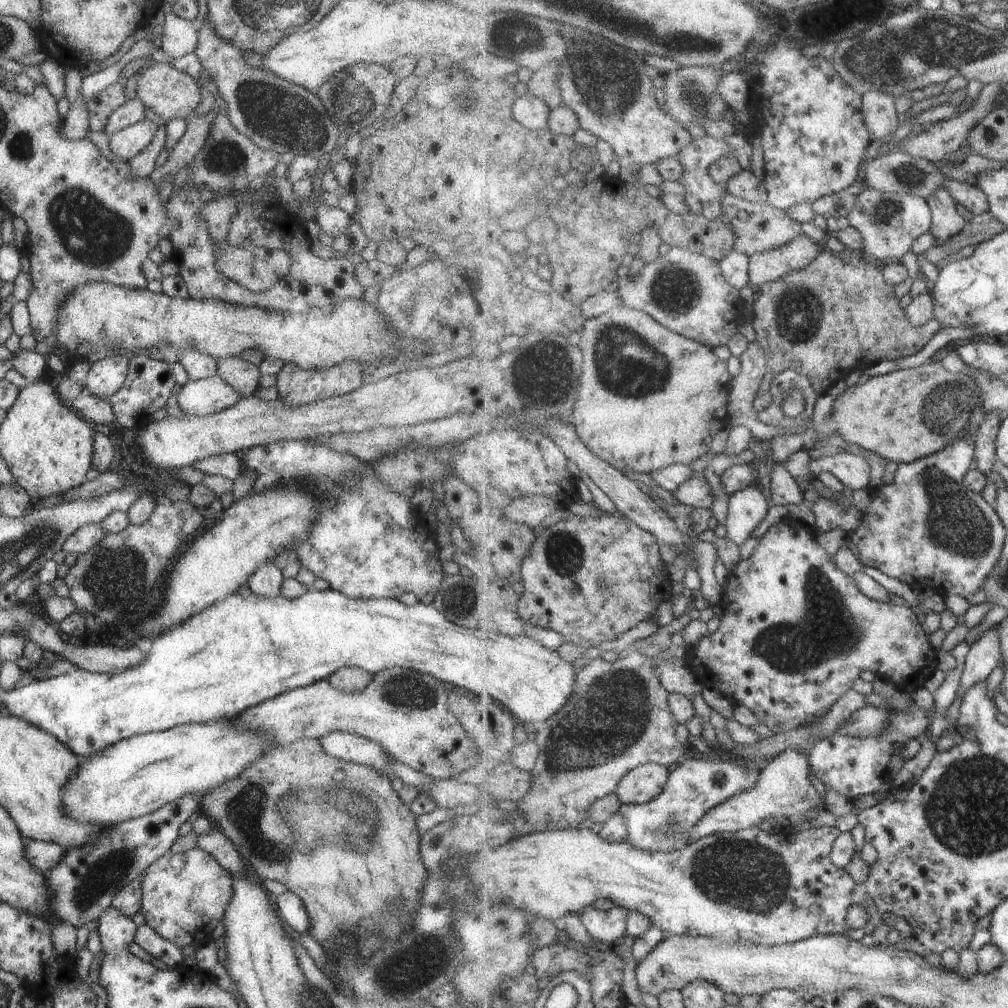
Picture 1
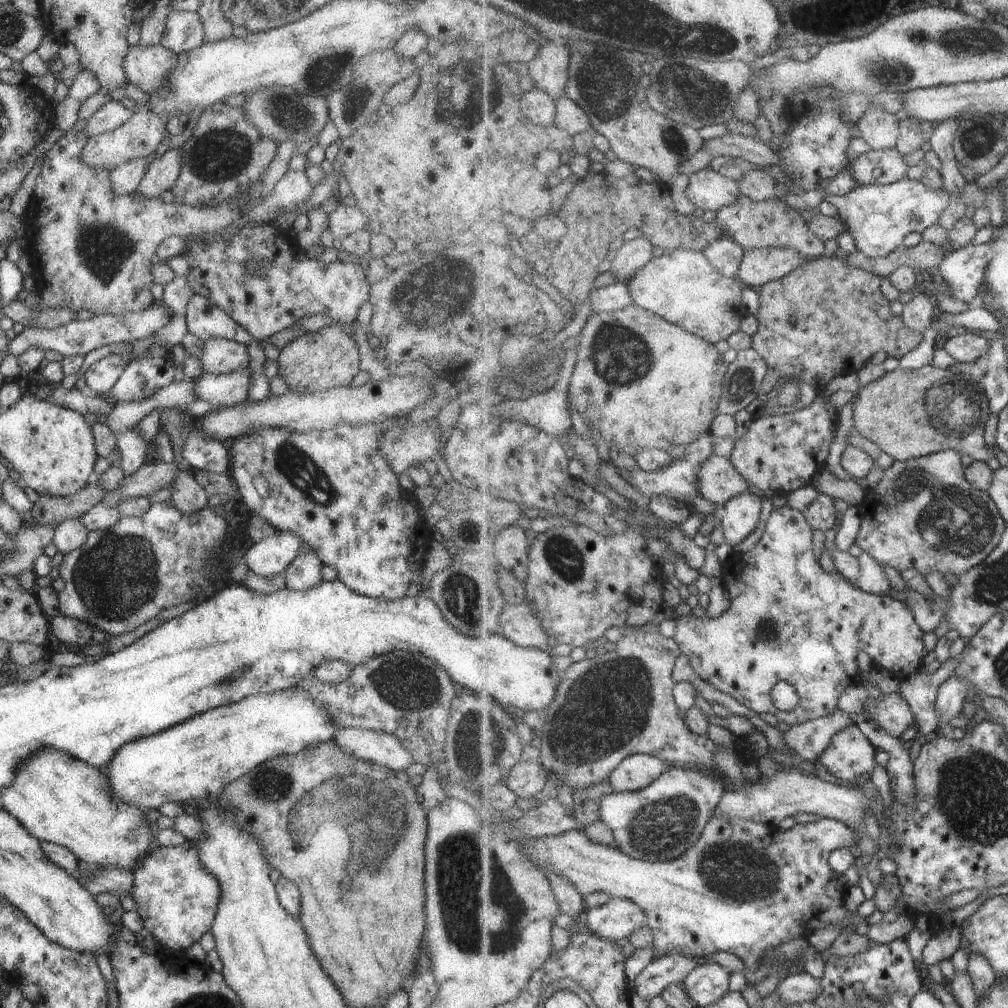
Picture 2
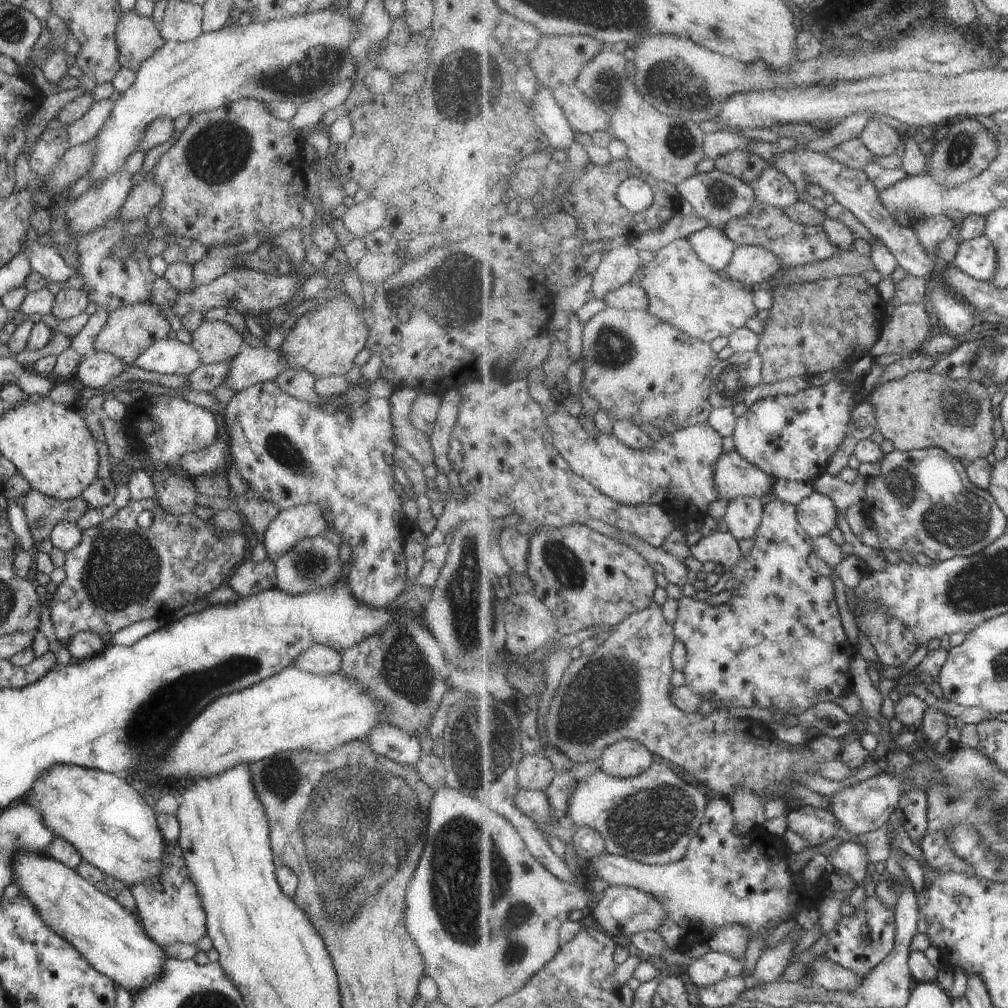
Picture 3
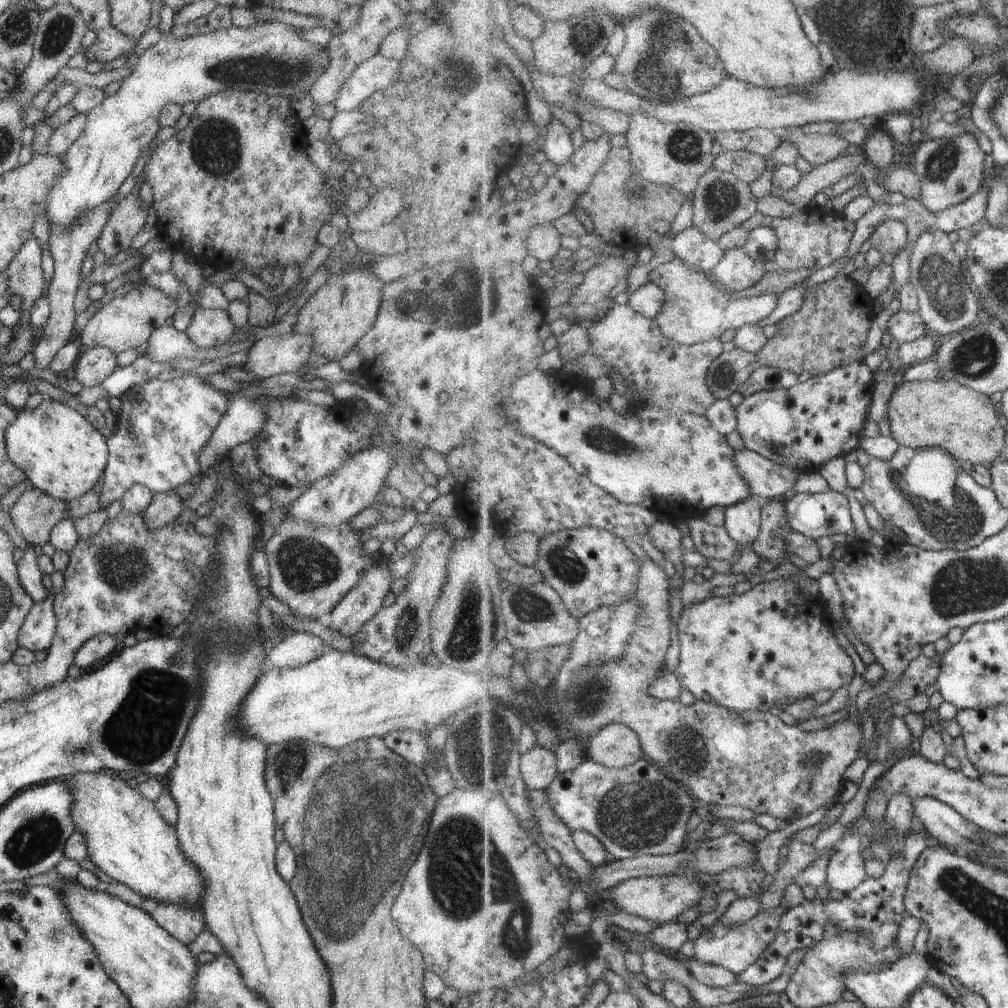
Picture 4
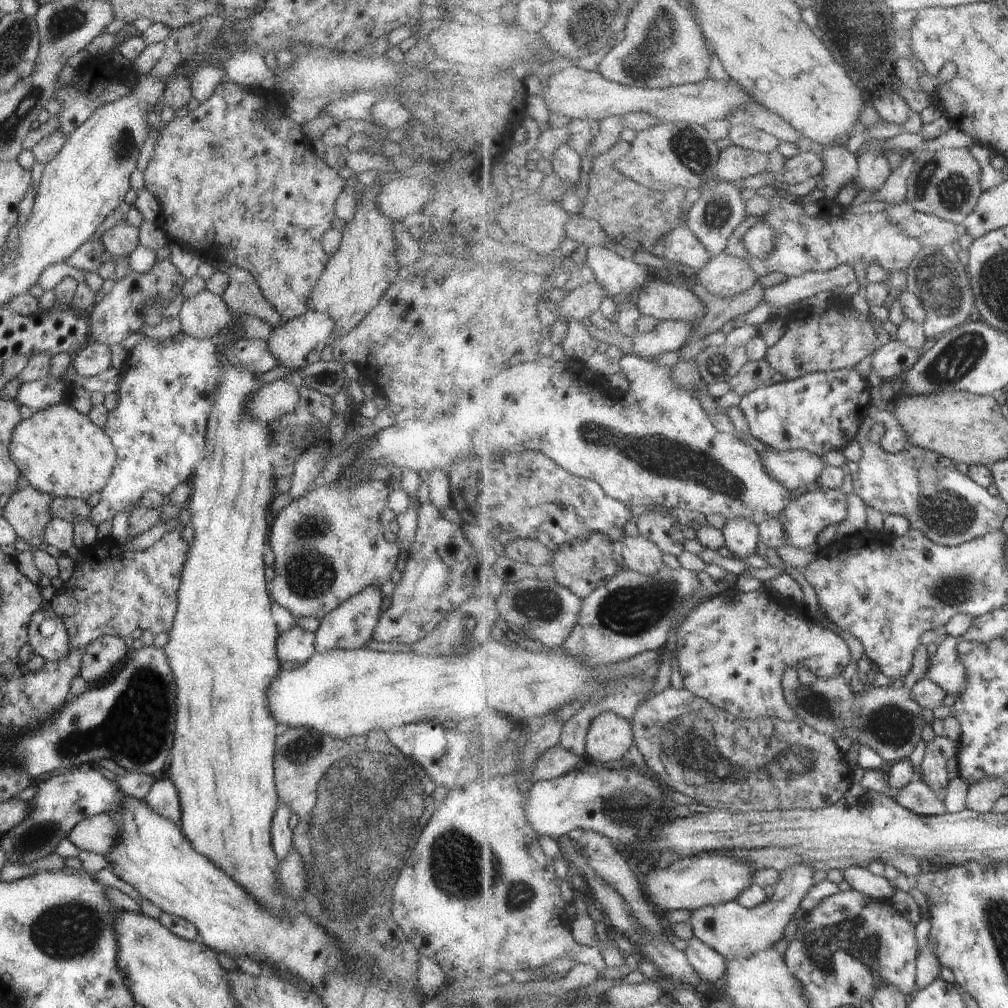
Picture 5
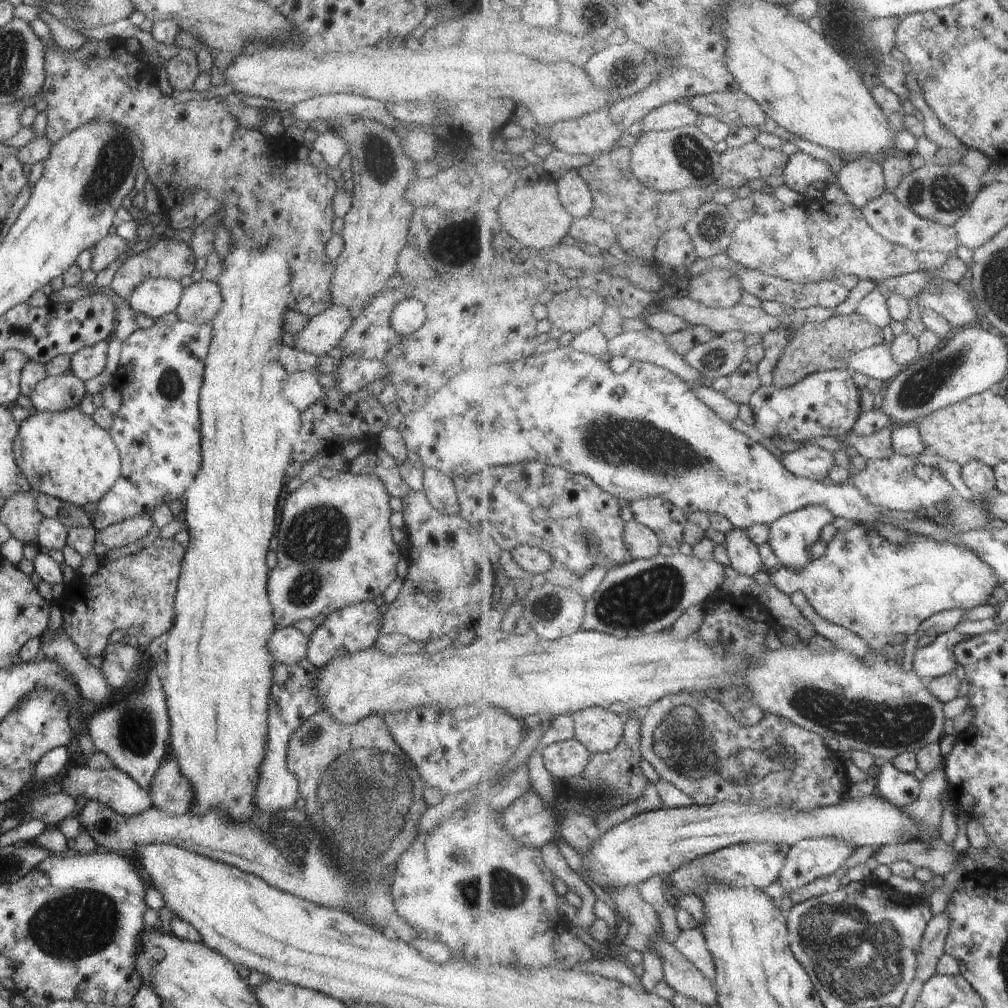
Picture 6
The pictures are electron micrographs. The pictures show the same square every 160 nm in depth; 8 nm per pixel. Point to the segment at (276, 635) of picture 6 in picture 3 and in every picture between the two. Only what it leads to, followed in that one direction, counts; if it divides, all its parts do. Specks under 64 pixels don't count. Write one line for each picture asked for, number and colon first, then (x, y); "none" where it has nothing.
3: (315, 659)
4: (297, 648)
5: (294, 647)

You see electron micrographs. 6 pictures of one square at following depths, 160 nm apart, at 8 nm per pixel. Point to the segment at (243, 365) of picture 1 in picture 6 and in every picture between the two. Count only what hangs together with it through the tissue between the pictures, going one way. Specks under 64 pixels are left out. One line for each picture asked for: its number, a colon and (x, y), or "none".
2: (218, 355)
3: (216, 342)
4: (207, 328)
5: (202, 315)
6: (199, 302)

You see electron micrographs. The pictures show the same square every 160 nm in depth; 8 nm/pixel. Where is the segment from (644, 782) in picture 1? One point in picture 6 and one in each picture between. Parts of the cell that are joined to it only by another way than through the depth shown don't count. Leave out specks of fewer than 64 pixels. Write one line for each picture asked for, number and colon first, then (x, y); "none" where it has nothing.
2: (638, 771)
3: (625, 759)
4: (617, 746)
5: (610, 737)
6: (601, 730)

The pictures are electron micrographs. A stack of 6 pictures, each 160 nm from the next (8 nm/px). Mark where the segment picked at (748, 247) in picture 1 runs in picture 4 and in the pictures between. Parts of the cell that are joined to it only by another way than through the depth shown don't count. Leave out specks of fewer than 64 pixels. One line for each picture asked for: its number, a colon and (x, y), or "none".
2: (754, 225)
3: (797, 245)
4: (815, 237)

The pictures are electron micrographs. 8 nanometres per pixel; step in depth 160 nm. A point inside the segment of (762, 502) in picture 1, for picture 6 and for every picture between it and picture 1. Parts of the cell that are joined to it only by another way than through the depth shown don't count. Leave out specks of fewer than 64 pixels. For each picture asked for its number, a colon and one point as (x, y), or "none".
2: (741, 516)
3: (744, 515)
4: (744, 520)
5: (741, 536)
6: (743, 553)

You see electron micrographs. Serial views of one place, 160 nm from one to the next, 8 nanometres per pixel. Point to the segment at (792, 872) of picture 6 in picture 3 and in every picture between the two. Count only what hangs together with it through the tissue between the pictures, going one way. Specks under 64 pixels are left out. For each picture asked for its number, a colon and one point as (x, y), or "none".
3: (714, 967)
4: (735, 947)
5: (737, 933)

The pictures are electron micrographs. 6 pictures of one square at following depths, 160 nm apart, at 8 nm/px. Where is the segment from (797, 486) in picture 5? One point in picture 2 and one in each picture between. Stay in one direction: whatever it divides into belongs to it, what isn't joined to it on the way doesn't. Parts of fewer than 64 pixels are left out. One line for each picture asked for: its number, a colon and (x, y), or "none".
2: (719, 481)
3: (735, 476)
4: (767, 480)

